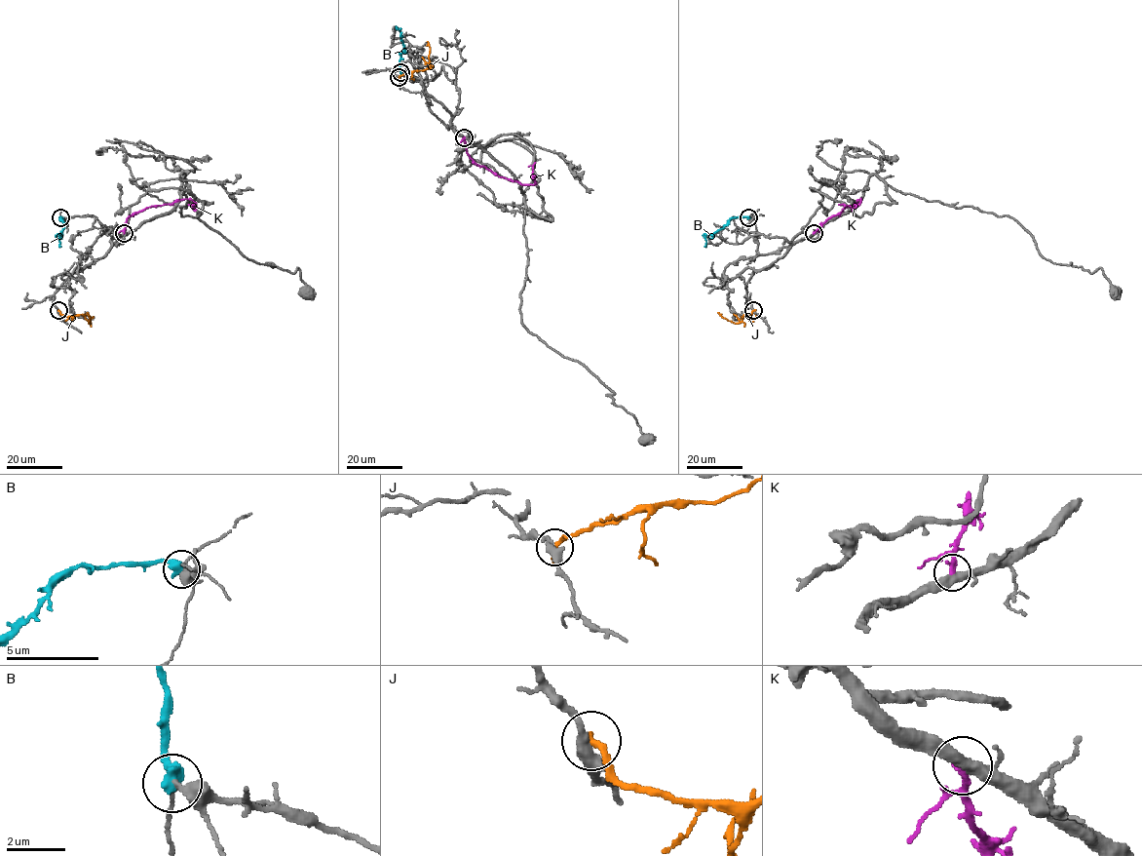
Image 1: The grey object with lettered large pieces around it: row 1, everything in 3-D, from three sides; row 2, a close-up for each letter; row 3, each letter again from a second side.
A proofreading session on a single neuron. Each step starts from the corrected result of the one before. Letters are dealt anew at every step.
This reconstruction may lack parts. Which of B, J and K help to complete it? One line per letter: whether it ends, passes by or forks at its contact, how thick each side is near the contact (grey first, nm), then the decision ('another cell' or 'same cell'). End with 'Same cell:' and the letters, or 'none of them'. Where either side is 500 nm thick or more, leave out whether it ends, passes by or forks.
B: 280 nm thick on the grey side, 500 nm on the other; another cell
J: it ends there; 360 nm thick on the grey side, 280 nm on the other; another cell
K: it ends there; 340 nm thick on the grey side, 280 nm on the other; another cell
Same cell: none of them

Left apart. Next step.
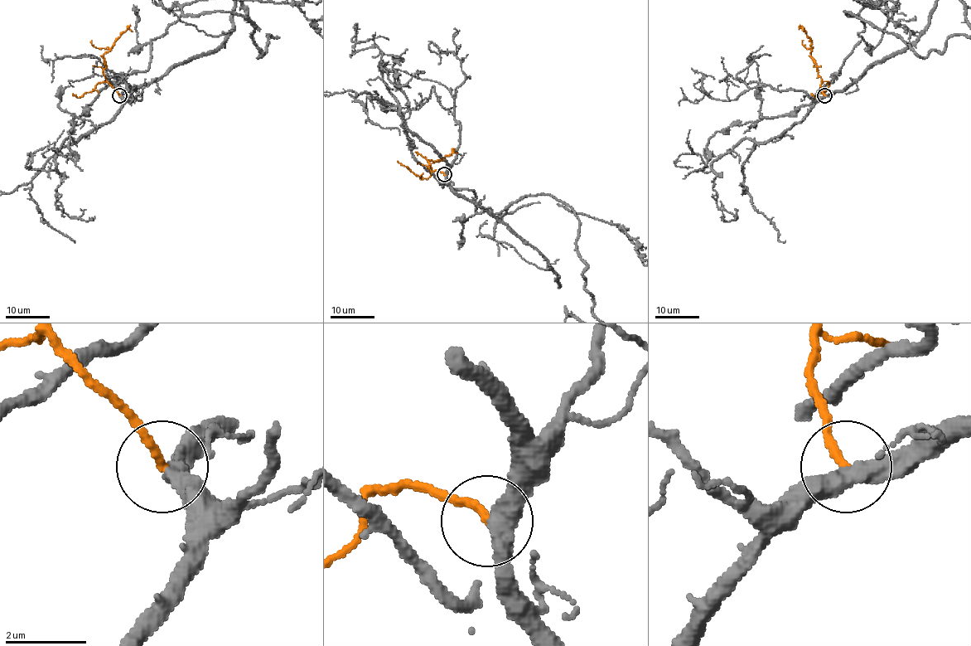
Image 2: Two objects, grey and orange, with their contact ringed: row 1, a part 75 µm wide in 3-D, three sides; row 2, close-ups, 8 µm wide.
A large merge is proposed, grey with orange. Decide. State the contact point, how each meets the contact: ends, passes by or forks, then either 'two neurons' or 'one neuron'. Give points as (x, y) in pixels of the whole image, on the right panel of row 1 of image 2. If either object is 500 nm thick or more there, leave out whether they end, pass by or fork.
place (824, 95); grey passes by; orange ends; one neuron

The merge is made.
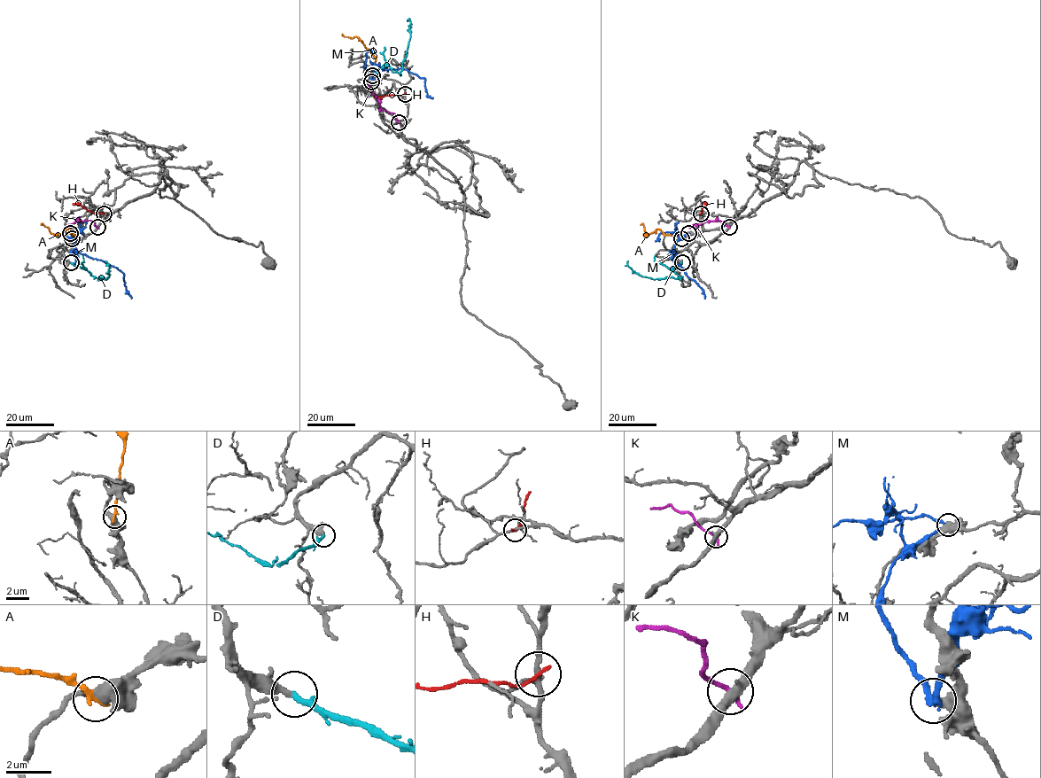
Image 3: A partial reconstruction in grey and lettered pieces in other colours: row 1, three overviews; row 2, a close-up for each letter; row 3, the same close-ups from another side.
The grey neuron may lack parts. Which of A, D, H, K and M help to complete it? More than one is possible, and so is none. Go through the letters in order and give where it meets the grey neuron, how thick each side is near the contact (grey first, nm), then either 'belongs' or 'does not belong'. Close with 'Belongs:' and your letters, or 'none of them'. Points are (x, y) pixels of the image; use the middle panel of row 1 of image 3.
A: meets grey at (373, 74); 440 nm thick on the grey side, 280 nm on the other; does not belong
D: meets grey at (372, 75); 320 nm thick on the grey side, 260 nm on the other; belongs
H: meets grey at (405, 94); 200 nm thick on the grey side, 170 nm on the other; does not belong
K: meets grey at (399, 122); 400 nm thick on the grey side, 240 nm on the other; does not belong
M: meets grey at (371, 81); 400 nm thick on the grey side, 280 nm on the other; does not belong
Belongs: D

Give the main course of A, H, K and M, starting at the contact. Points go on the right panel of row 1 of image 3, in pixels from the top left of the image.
A: (681, 238), (664, 235), (656, 229), (645, 236), (643, 225), (640, 225)
H: (701, 213), (704, 203)
K: (729, 227), (719, 220), (706, 221), (689, 228)
M: (687, 232), (677, 240), (675, 260), (702, 288), (704, 298)

